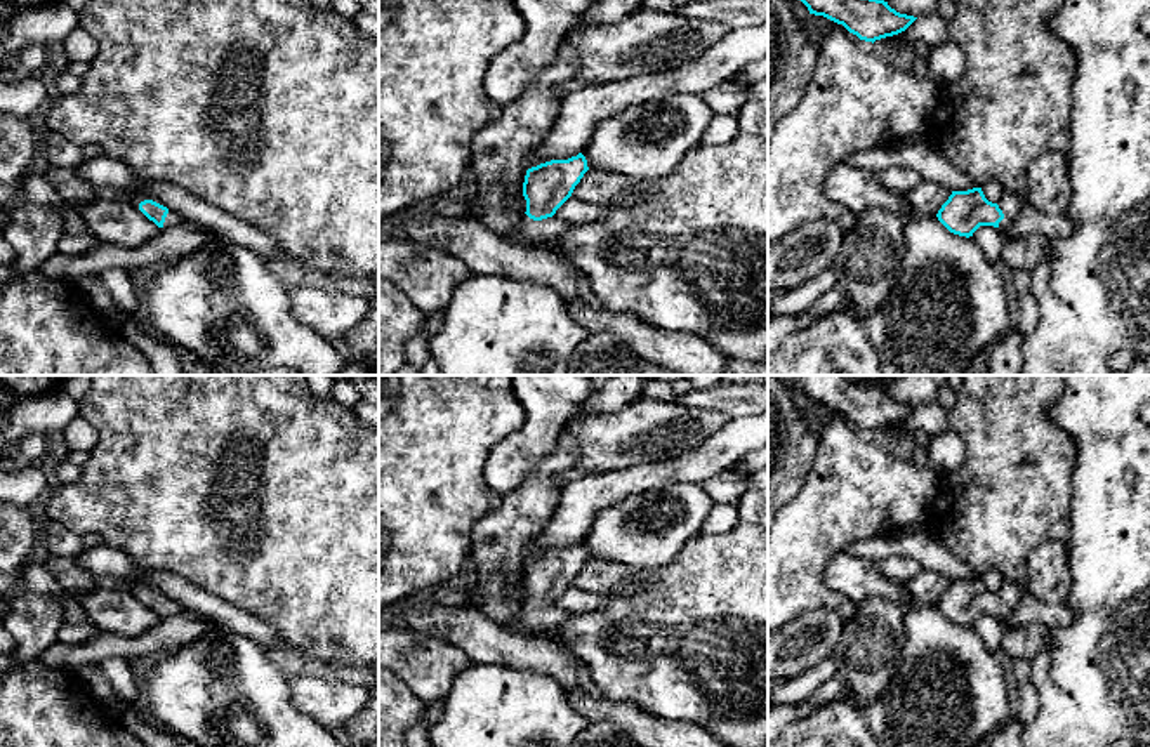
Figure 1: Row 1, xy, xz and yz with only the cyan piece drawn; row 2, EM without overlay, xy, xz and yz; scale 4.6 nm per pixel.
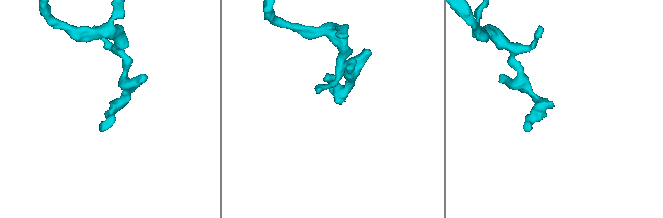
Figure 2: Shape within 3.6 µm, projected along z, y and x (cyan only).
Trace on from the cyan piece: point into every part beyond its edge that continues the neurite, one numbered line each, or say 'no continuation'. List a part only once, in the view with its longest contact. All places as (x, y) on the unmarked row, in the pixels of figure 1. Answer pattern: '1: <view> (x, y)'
1: xy (138, 584)

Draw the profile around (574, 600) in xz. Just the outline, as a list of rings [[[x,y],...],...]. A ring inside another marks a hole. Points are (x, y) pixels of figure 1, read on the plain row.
[[[570,585],[554,605],[572,613],[585,613],[598,610],[603,603],[601,596]]]

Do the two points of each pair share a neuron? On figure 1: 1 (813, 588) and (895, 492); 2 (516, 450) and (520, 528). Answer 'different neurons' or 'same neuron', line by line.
1: same neuron
2: different neurons

